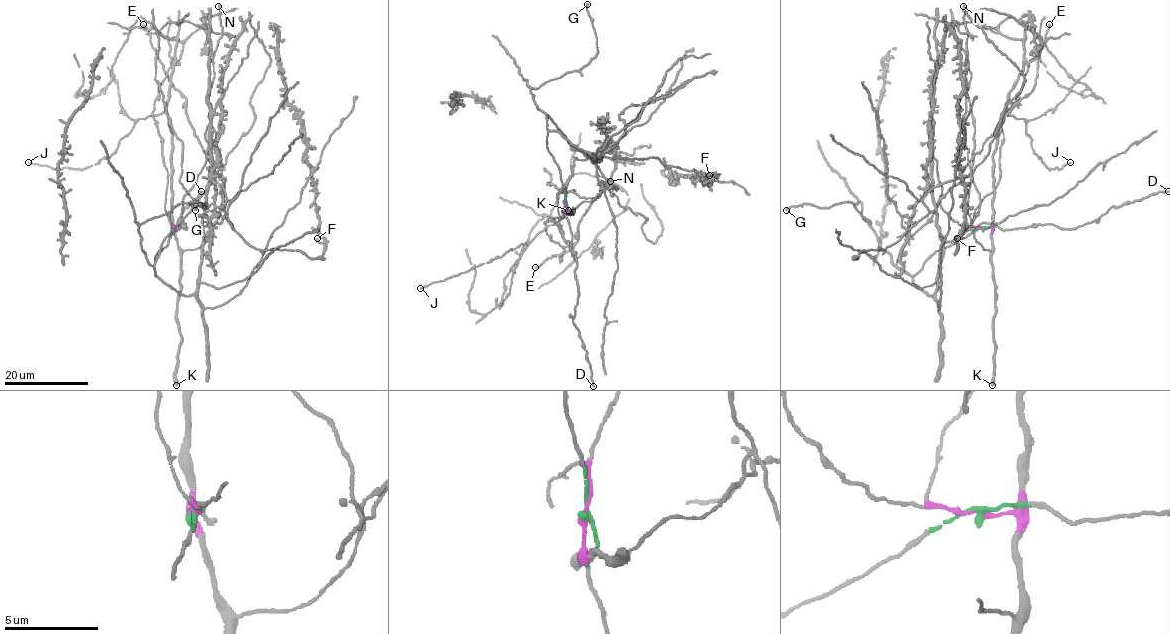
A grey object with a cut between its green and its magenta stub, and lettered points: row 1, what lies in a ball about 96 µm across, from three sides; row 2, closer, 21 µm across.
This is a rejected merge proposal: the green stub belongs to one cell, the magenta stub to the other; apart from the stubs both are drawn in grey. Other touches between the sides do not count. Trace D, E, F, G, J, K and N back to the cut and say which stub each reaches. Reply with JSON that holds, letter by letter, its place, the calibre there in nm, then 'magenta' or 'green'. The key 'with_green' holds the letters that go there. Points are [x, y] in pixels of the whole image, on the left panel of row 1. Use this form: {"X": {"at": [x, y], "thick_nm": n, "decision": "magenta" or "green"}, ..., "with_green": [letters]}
{"D": {"at": [201, 191], "thick_nm": 190, "decision": "green"}, "E": {"at": [143, 24], "thick_nm": 200, "decision": "green"}, "F": {"at": [317, 238], "thick_nm": 280, "decision": "green"}, "G": {"at": [195, 210], "thick_nm": 190, "decision": "green"}, "J": {"at": [28, 162], "thick_nm": 140, "decision": "magenta"}, "K": {"at": [176, 385], "thick_nm": 500, "decision": "magenta"}, "N": {"at": [218, 6], "thick_nm": 260, "decision": "magenta"}, "with_green": ["D", "E", "F", "G"]}

